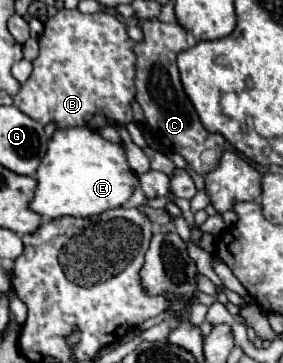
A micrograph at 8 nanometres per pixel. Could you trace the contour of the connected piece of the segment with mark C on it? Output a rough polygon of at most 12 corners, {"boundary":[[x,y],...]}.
{"boundary":[[143,23],[135,101],[151,135],[197,173],[213,147],[183,91],[179,23]]}

